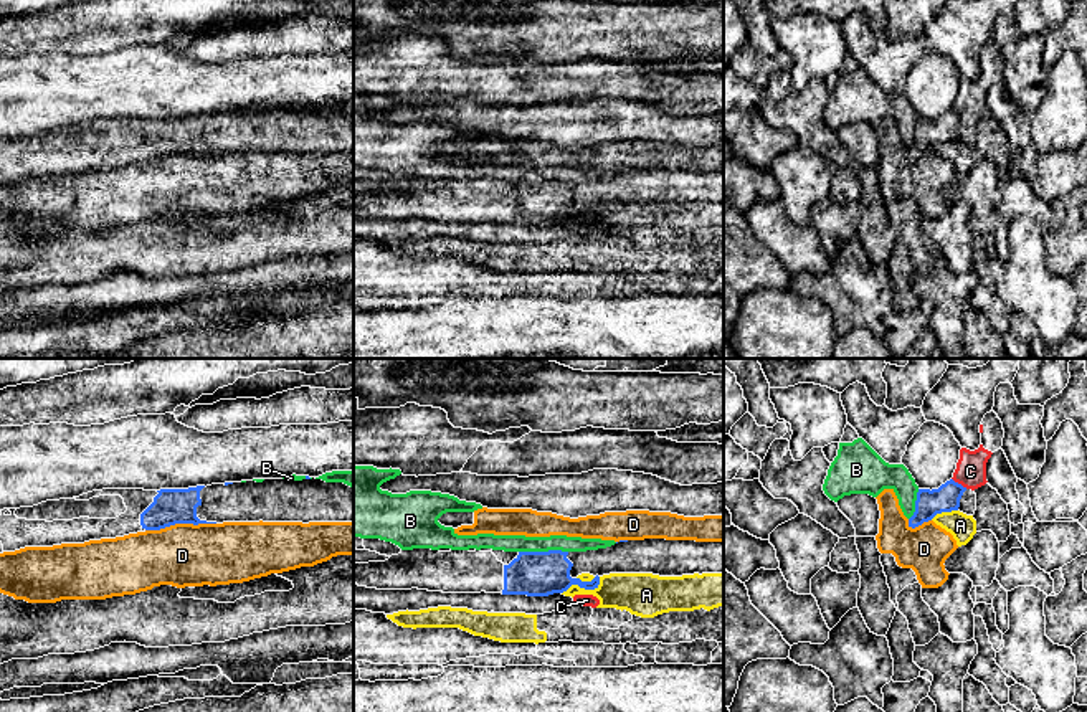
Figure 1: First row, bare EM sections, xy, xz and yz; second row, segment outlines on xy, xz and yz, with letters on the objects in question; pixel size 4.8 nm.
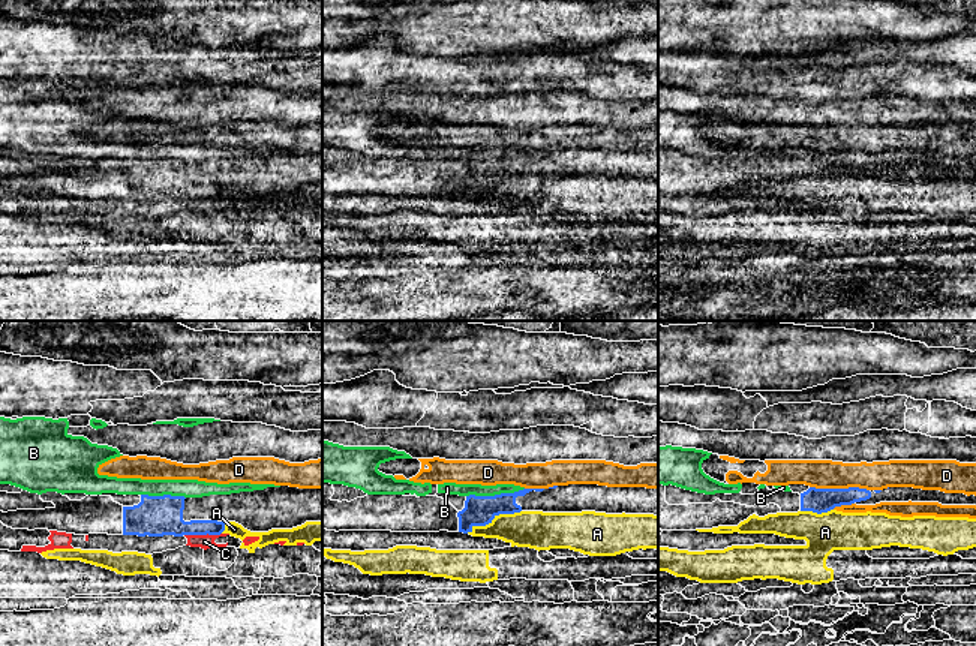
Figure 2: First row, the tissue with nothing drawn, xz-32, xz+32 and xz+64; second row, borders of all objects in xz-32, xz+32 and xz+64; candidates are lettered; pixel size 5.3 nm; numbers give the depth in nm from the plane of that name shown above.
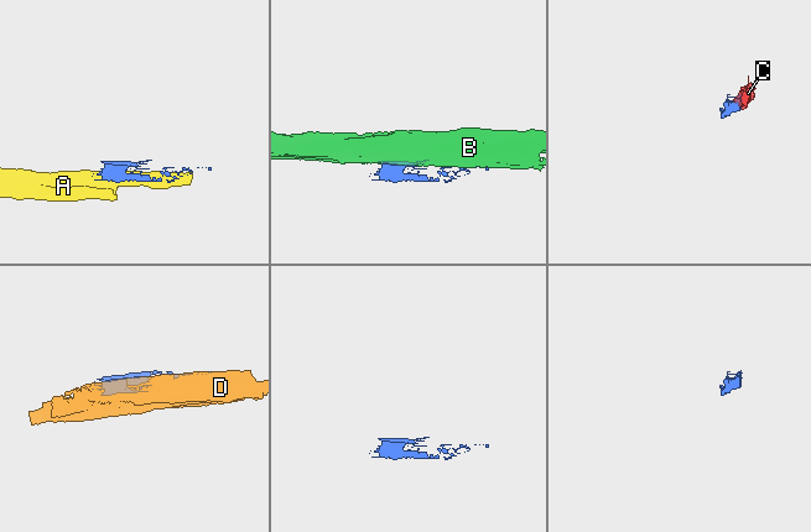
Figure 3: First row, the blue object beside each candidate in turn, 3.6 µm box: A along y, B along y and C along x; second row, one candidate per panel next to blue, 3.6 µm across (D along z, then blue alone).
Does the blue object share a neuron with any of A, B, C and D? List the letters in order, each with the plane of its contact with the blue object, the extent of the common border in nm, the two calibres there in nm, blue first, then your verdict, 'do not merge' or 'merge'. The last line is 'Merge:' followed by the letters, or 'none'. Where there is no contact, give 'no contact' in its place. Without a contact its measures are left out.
A: contact in xz; length 200 nm; calibres 220 and 190 nm; do not merge
B: contact in xz; length 240 nm; calibres 220 and 80 nm; do not merge
C: contact in yz; length 90 nm; calibres 130 and 150 nm; do not merge
D: contact in xy; length 340 nm; calibres 180 and 300 nm; do not merge
Merge: none

